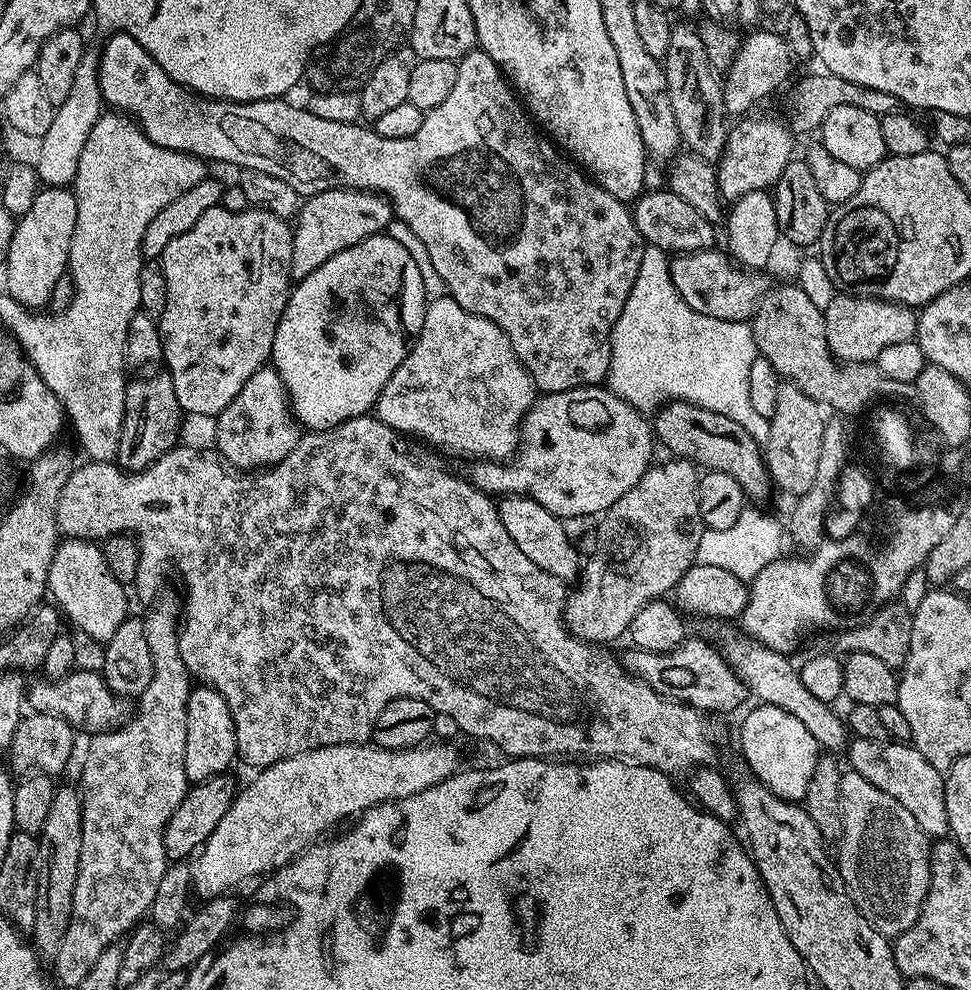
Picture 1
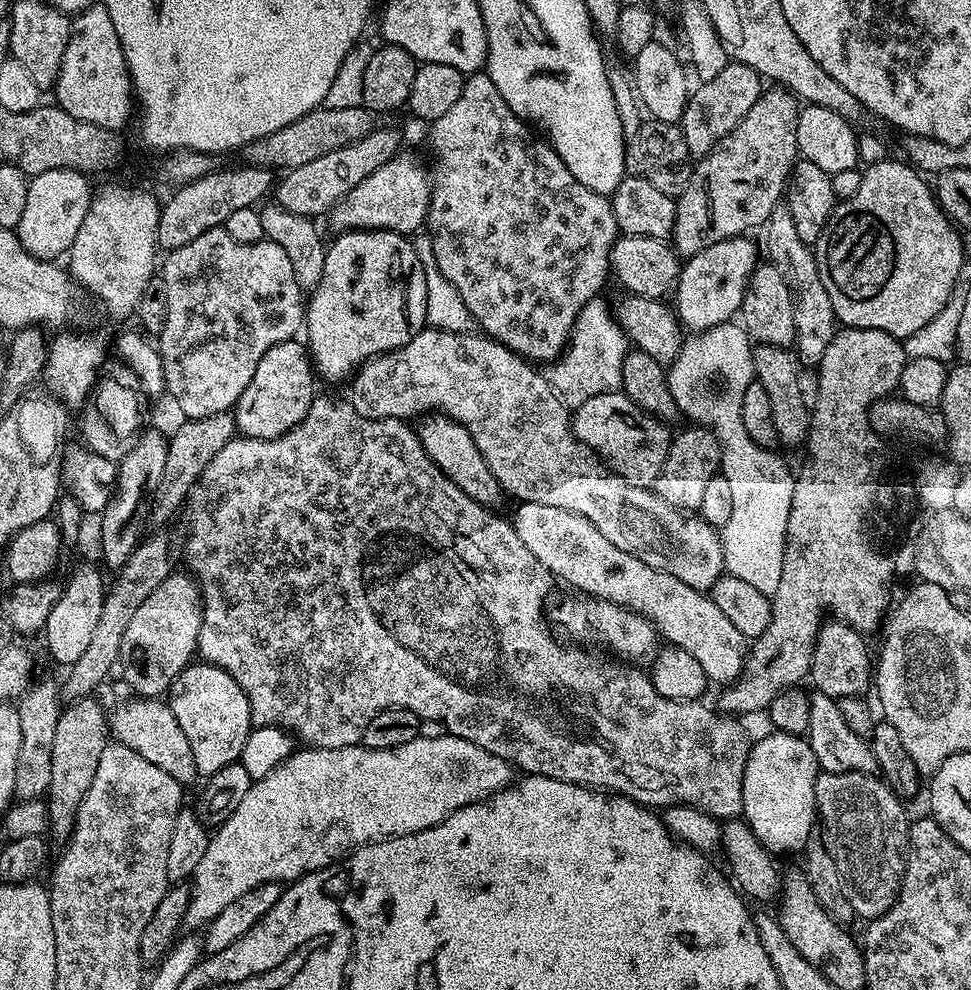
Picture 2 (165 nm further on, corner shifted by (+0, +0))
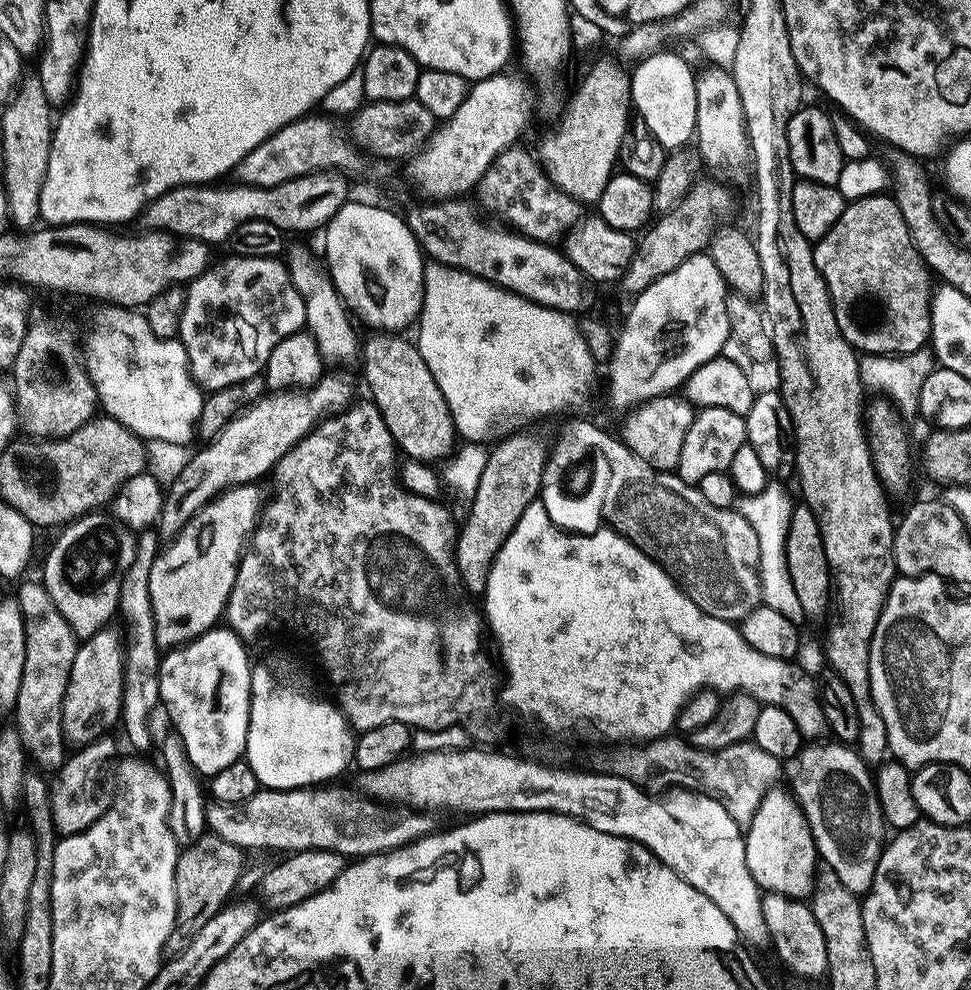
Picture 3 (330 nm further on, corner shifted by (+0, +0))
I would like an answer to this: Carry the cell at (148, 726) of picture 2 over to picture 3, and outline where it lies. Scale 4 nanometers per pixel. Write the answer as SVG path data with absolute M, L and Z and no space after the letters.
M309 786L291 788L285 792L277 788L261 787L250 799L241 804L205 803L204 813L207 831L230 842L241 850L265 844L277 848L280 854L307 852L309 848L335 850L345 858L373 856L406 846L433 831L433 817L428 814L412 814L409 820L395 824L379 812L375 803L339 792L336 786Z

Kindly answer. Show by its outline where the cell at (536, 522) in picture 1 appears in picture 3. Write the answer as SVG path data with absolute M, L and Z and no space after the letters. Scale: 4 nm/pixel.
M372 334L362 344L362 360L364 356L364 380L372 391L371 403L382 414L386 422L386 430L390 430L392 440L401 453L405 452L408 460L434 462L447 461L453 455L458 444L456 427L452 421L450 410L446 406L446 398L442 398L442 390L438 390L438 382L434 382L434 374L430 374L430 366L422 362L422 354L416 349L411 339L403 340L400 334Z

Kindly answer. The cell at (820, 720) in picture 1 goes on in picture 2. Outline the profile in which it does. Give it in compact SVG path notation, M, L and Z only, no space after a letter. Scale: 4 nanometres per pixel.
M524 501L515 506L517 508L510 518L515 533L530 550L530 554L534 555L534 558L538 559L542 566L546 566L548 572L555 579L564 580L572 587L582 591L579 593L587 597L622 605L624 608L629 608L646 617L655 625L657 633L663 641L666 641L671 647L686 650L688 654L697 659L702 670L706 671L706 676L711 683L732 683L743 672L743 662L747 657L748 649L747 637L744 637L730 618L718 609L718 606L707 593L698 592L692 586L687 586L686 582L682 582L680 578L666 574L665 571L654 570L652 566L642 562L640 558L619 549L614 542L603 537L598 528L584 515L562 508Z

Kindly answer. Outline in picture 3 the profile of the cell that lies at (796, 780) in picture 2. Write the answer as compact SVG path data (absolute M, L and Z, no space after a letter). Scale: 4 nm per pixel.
M775 786L765 794L752 823L747 825L744 838L746 866L750 866L754 882L764 892L777 892L795 900L804 900L811 897L812 888L816 885L816 843L795 795L788 790L783 792L781 788Z

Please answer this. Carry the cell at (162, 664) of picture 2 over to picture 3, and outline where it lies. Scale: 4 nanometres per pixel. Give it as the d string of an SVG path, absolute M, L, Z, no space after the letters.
M255 483L239 484L227 492L221 492L215 500L210 501L186 526L174 537L172 544L157 555L154 566L150 570L150 602L154 610L154 634L156 645L161 650L171 650L182 644L197 640L204 632L217 627L225 615L230 590L234 586L236 571L240 565L240 557L246 547L246 541L251 537L256 526L259 512L262 508L260 492Z

